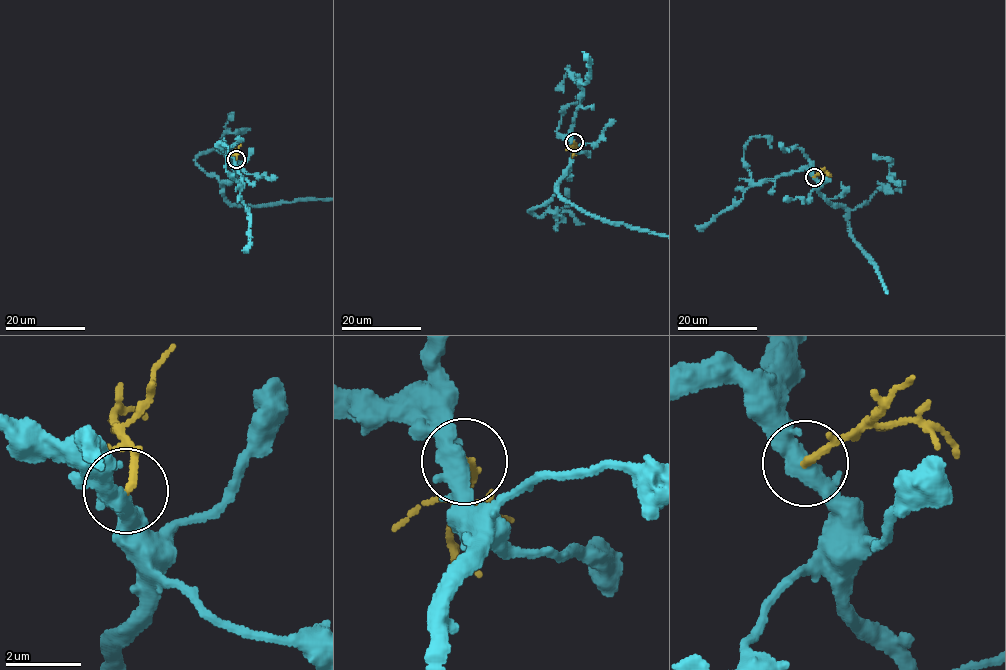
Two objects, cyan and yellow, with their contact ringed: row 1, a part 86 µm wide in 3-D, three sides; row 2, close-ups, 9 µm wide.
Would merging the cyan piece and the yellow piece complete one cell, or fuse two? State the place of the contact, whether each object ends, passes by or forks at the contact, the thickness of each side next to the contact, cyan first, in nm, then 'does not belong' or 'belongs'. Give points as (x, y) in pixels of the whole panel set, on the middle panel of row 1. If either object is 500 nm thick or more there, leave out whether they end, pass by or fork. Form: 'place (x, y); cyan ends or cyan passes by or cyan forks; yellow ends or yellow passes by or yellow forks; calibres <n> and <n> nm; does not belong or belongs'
place (574, 142); cyan forks; yellow passes by; calibres 400 and 130 nm; does not belong

